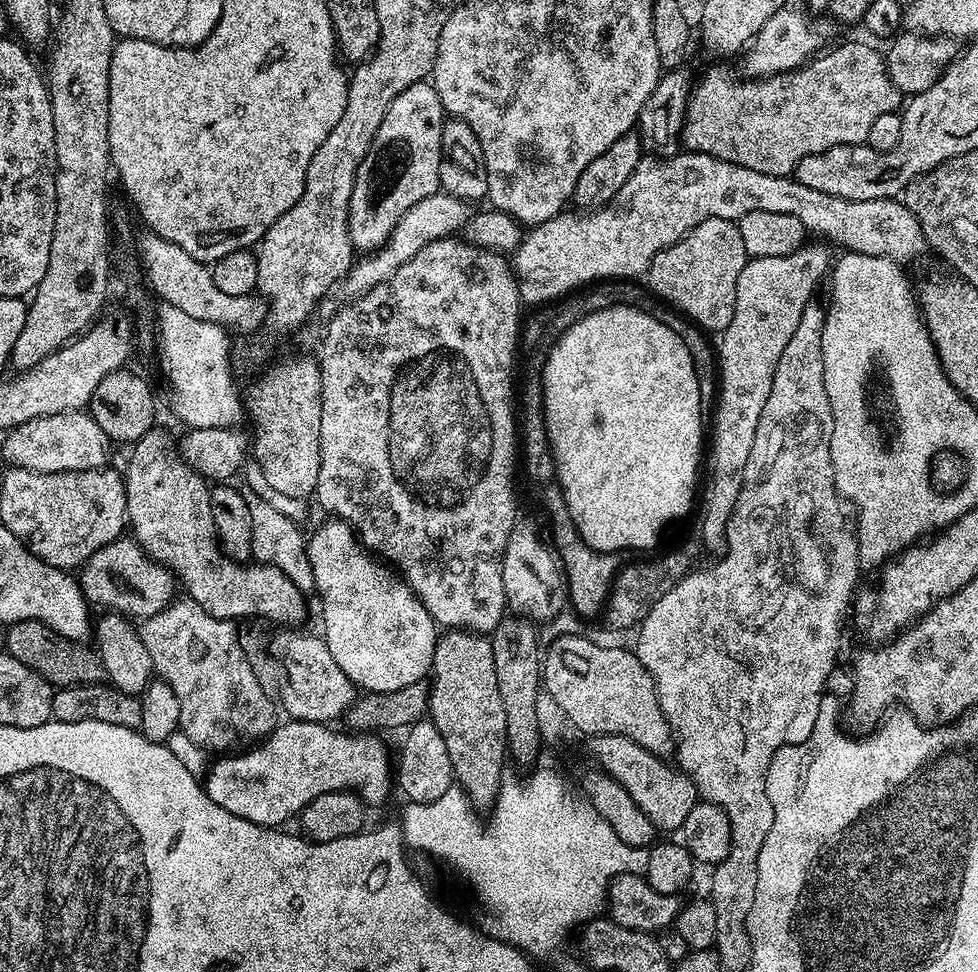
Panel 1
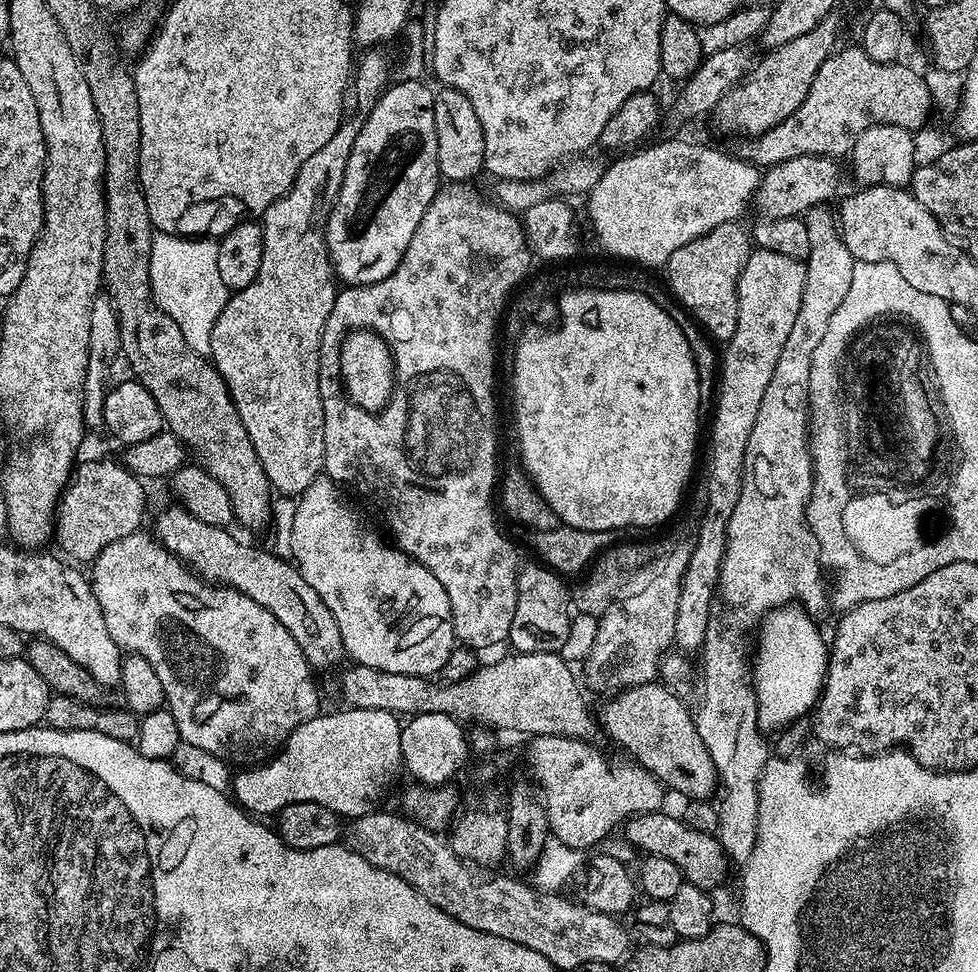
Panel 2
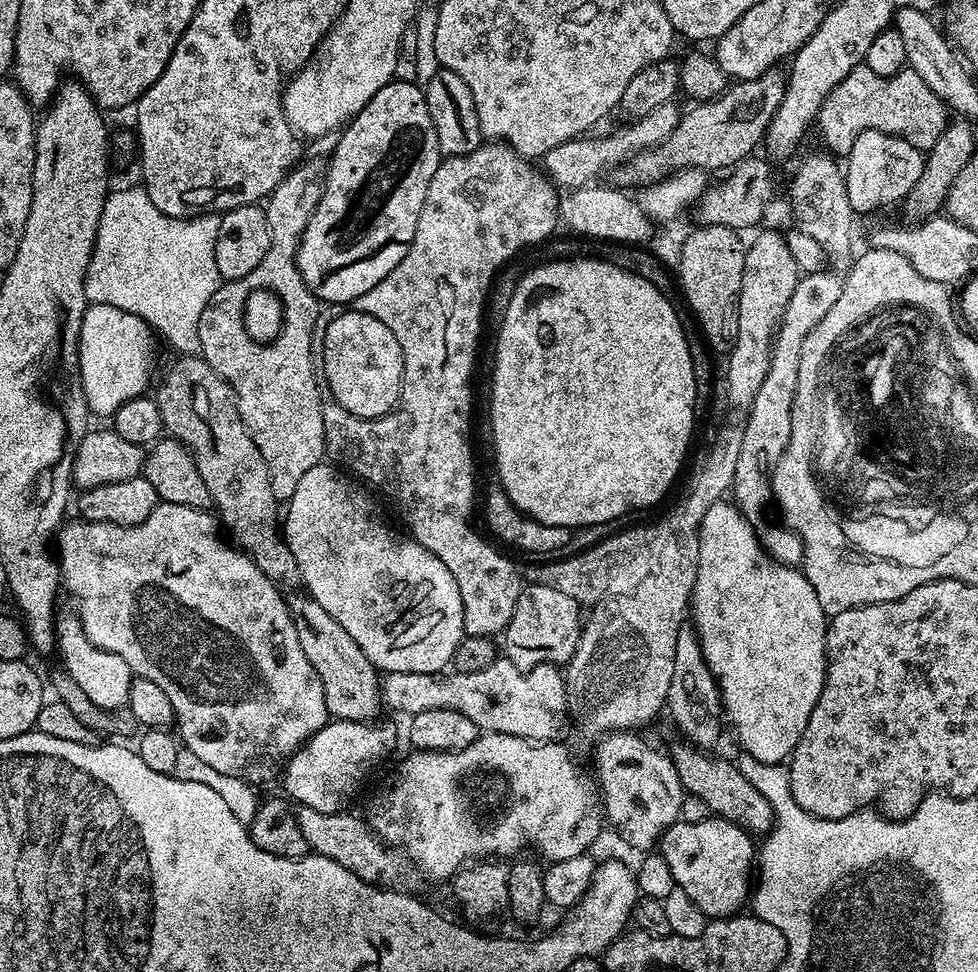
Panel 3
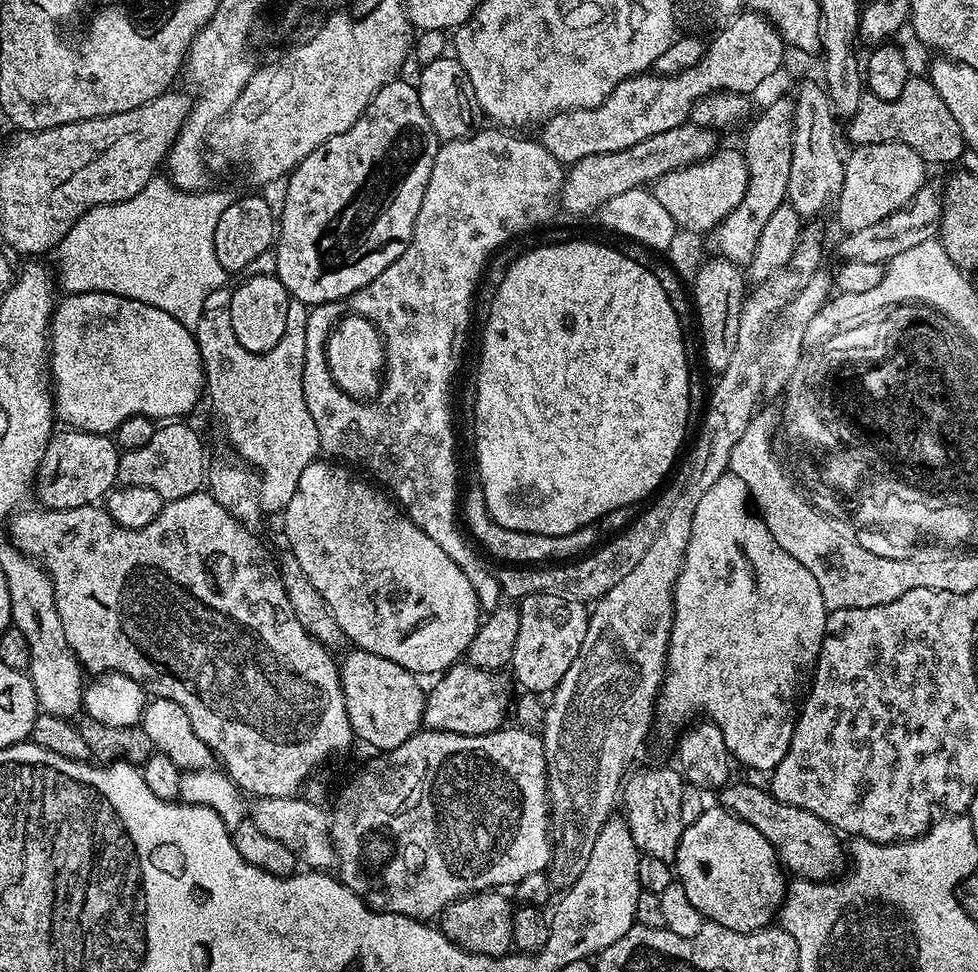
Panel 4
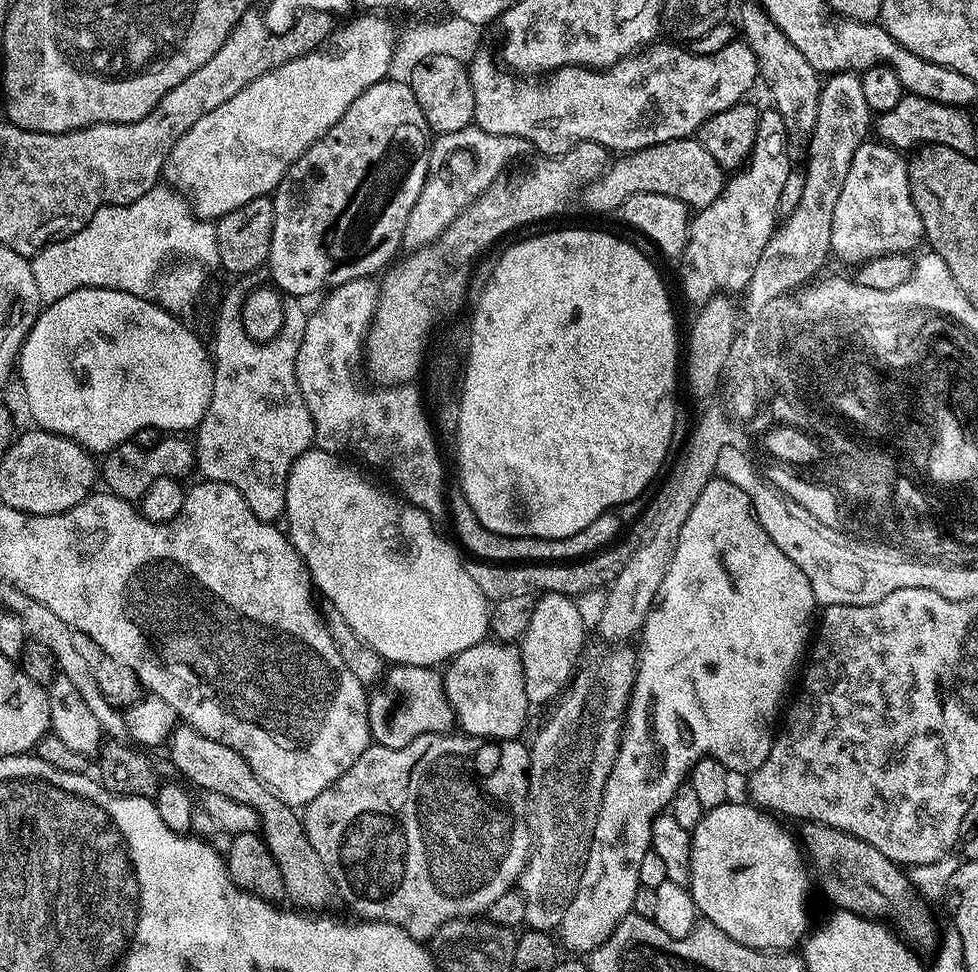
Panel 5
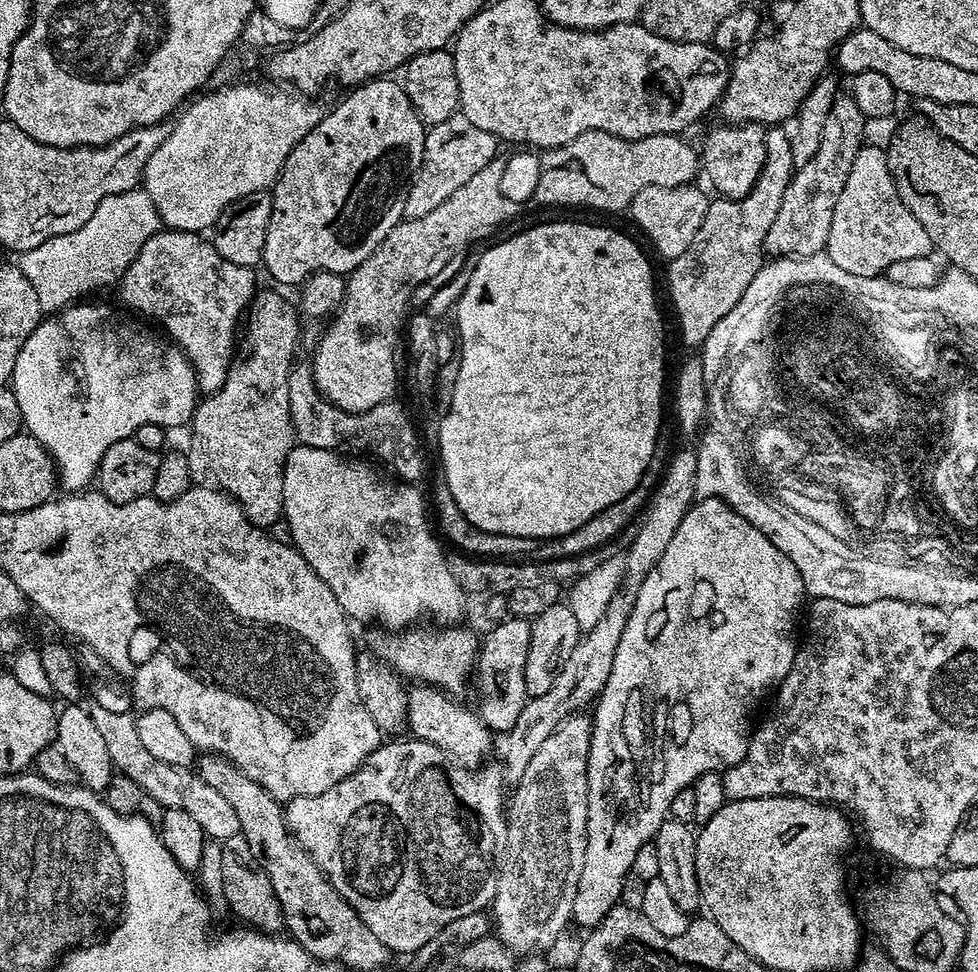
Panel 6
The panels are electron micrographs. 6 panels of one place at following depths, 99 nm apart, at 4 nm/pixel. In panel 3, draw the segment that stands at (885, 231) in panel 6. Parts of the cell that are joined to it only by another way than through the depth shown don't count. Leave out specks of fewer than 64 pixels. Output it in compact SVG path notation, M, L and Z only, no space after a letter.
M866 130L858 134L848 152L844 168L846 198L850 198L853 213L874 212L887 204L899 205L910 194L914 182L922 178L924 157L925 153L921 149L910 146L910 142L897 136L878 130Z

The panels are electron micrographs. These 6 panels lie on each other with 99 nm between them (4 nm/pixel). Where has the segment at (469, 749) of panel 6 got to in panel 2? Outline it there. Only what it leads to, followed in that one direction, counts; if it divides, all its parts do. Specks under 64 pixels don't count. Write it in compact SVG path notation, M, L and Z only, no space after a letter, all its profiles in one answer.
M175 507L164 508L156 516L154 535L167 552L175 554L201 580L236 588L240 593L254 599L254 602L258 602L260 606L264 606L266 610L270 610L301 647L302 654L306 656L308 664L313 669L328 668L332 664L338 663L341 657L345 657L346 653L341 631L338 629L338 622L330 613L329 607L322 602L322 598L318 597L314 588L310 586L306 578L302 577L300 569L296 567L295 563L289 562L287 559L284 561L282 557L275 556L274 553L267 552L264 548L255 548L252 544L243 544L242 541L235 540L231 536L231 531L228 528L215 528L206 522L202 522L194 514L190 514L184 507Z

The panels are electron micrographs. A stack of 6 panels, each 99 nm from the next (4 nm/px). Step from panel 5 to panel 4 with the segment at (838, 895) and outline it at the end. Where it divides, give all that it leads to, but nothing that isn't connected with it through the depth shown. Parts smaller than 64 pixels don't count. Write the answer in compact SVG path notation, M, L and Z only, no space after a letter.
M729 782L719 789L719 807L725 808L742 822L750 822L750 826L754 826L754 830L758 830L758 834L762 834L762 838L766 838L766 842L770 842L770 846L774 846L781 865L789 873L791 873L790 871L796 872L792 874L805 880L835 880L845 871L846 844L840 841L843 840L841 833L829 826L822 818L818 818L818 814L810 814L810 810L790 806L786 802L778 802L778 798L774 798L767 787L759 788L756 784L736 783Z

